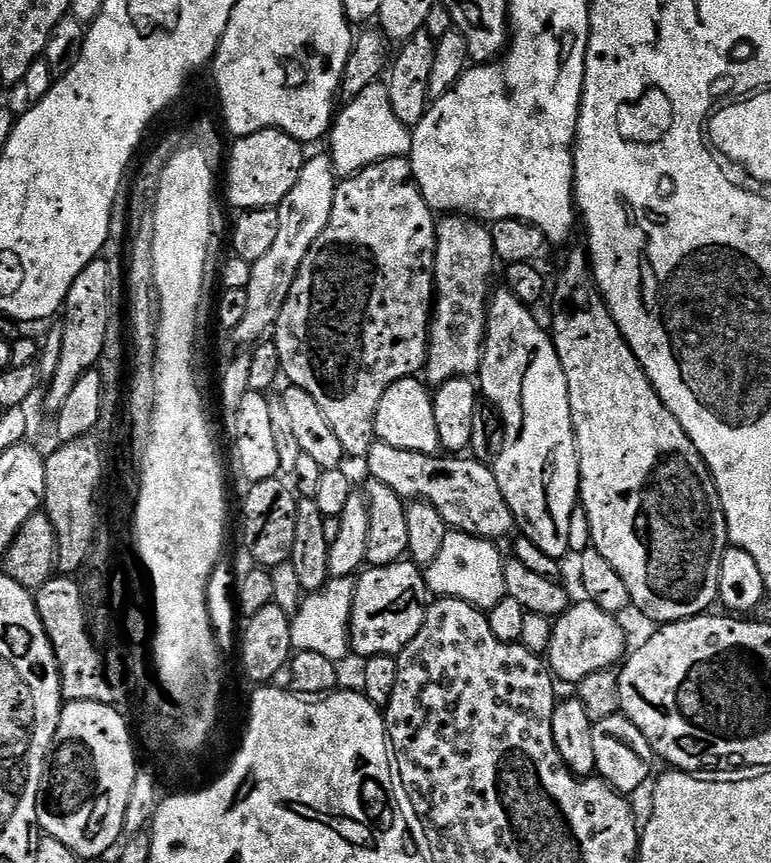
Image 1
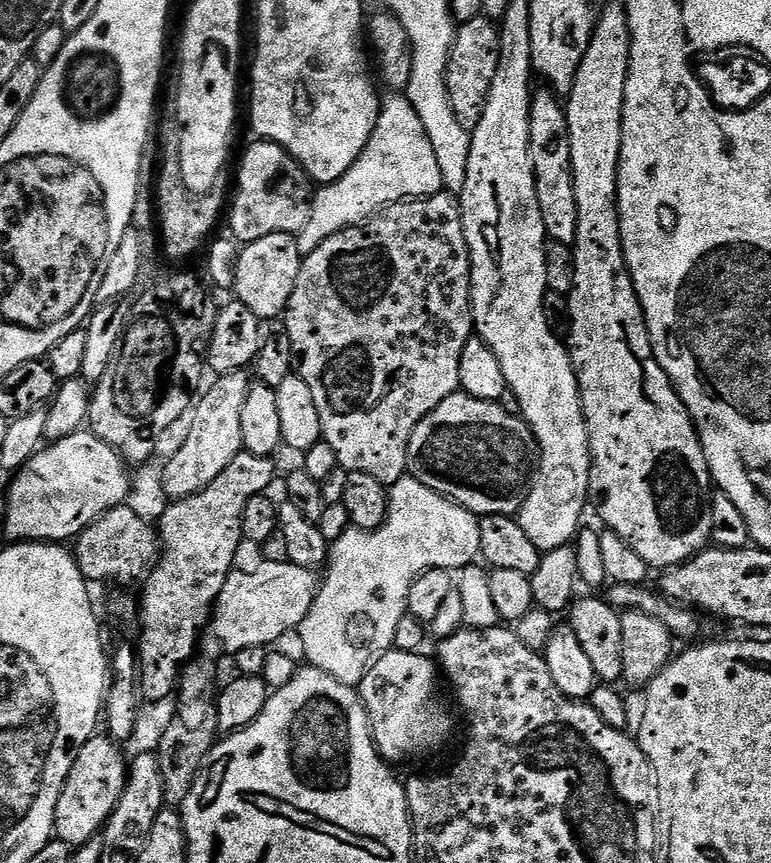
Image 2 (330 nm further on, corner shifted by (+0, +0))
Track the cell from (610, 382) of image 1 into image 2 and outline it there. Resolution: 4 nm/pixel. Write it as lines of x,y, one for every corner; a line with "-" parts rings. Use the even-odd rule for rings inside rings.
610,2
596,19
596,28
592,32
590,42
586,46
586,54
576,71
571,92
566,96
566,111
568,113
568,133
570,134
570,158
572,159
572,177
574,178
574,202
578,202
578,230
576,240
572,245
574,254
574,286
567,295
568,328
566,347
572,357
572,366
576,369
576,380
580,383
580,404
584,407
584,418
588,422
588,442
592,449
592,483
590,485
594,504
600,507
600,516
604,519
603,527
609,532
617,532
640,558
647,562
649,569
667,570
684,564
698,553
709,547
712,539
712,498
714,485
712,471
708,468
706,454
700,445
700,436
696,433
696,425
692,423
686,406
680,400
675,386
662,370
652,349
652,335
644,321
644,308
632,285
632,276
628,273
628,264
624,260
624,247
620,237
620,207
616,204
618,190
618,166
622,150
622,118
624,117
624,95
626,94
626,78
632,57
632,30
628,21
628,10
623,3

